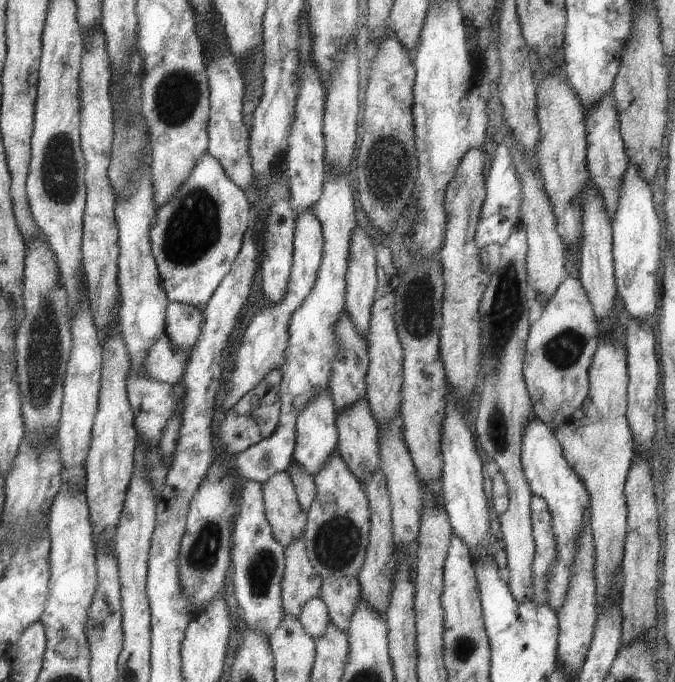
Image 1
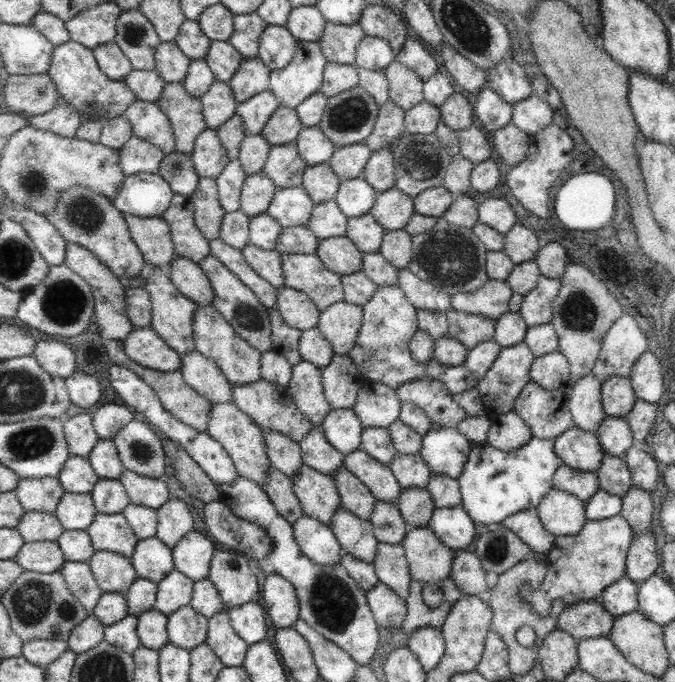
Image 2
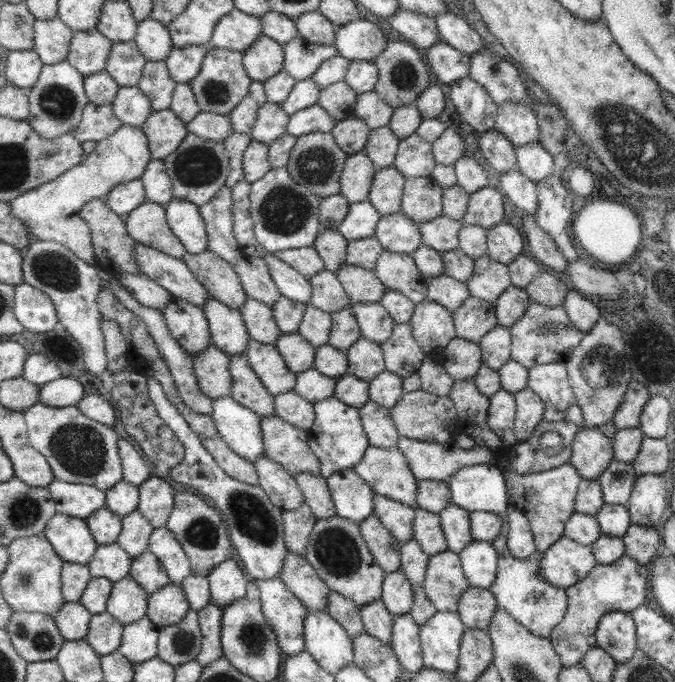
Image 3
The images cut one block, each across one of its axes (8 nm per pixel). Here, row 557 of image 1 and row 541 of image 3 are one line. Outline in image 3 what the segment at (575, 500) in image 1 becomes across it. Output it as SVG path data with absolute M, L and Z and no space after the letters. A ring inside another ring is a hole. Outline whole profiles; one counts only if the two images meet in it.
M561 535L537 562L539 577L561 589L575 584L596 565L591 545L583 546Z

